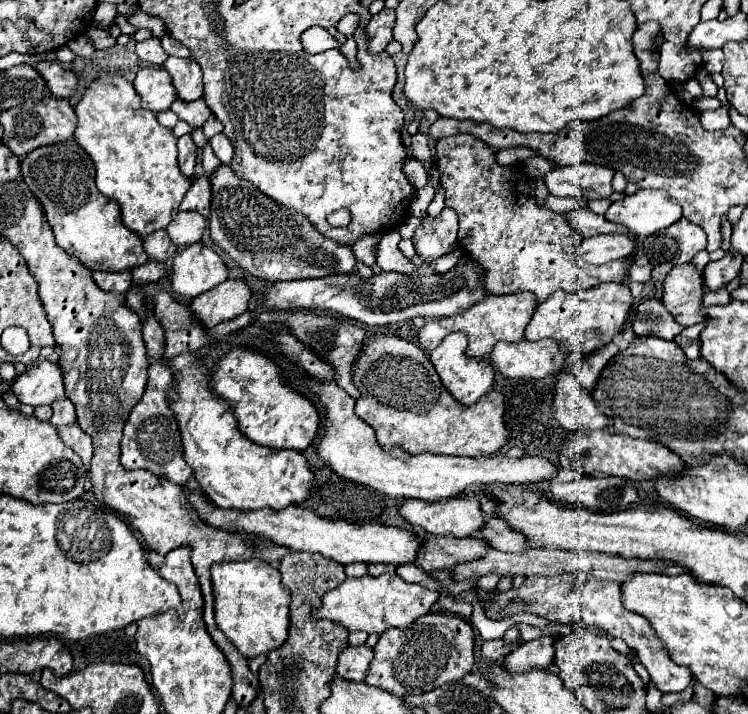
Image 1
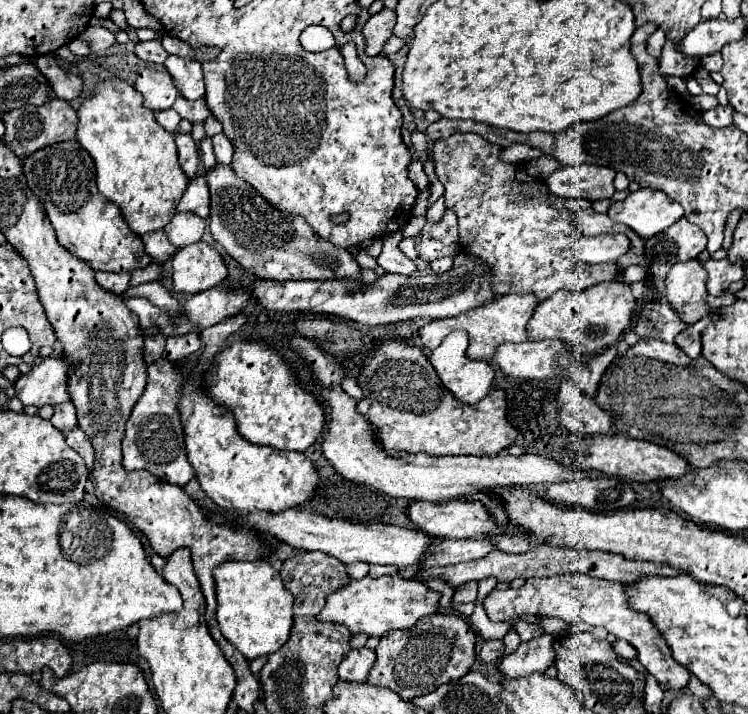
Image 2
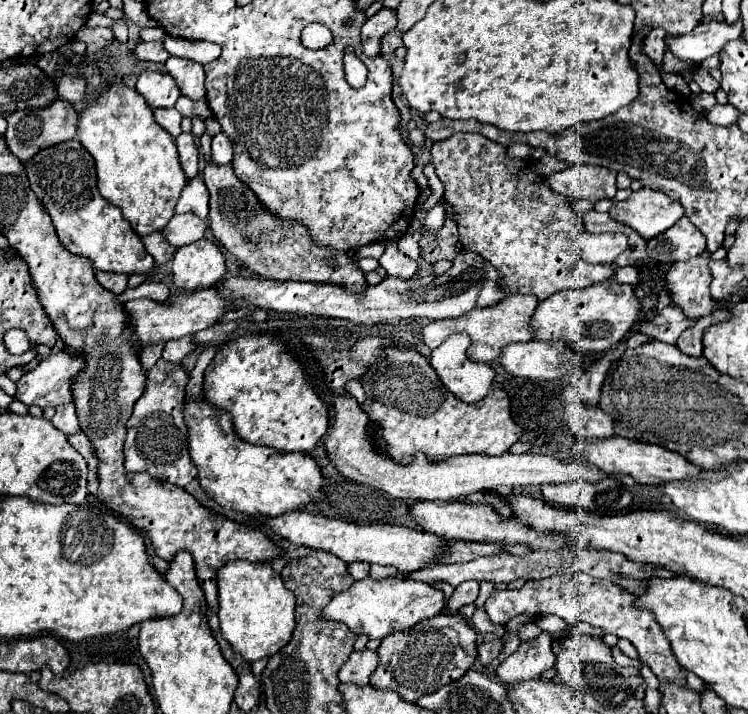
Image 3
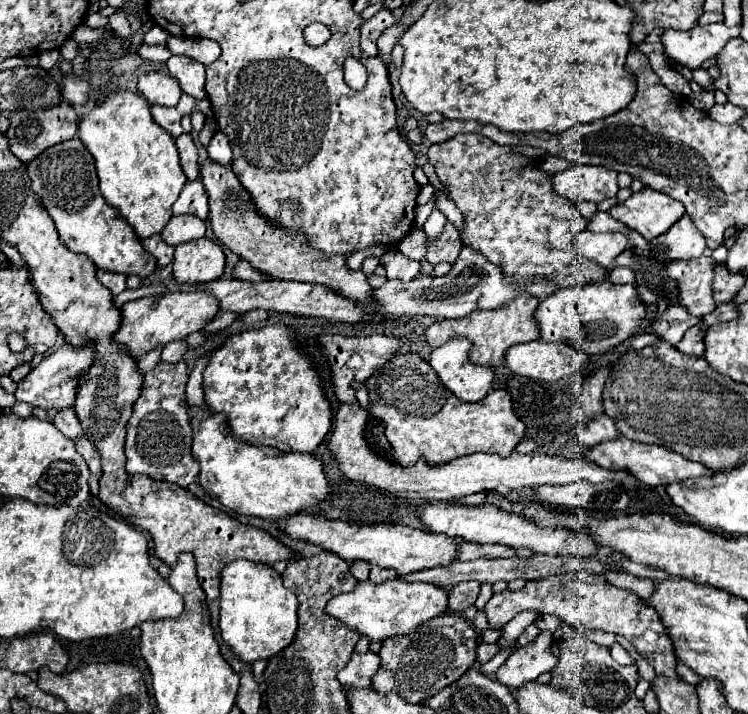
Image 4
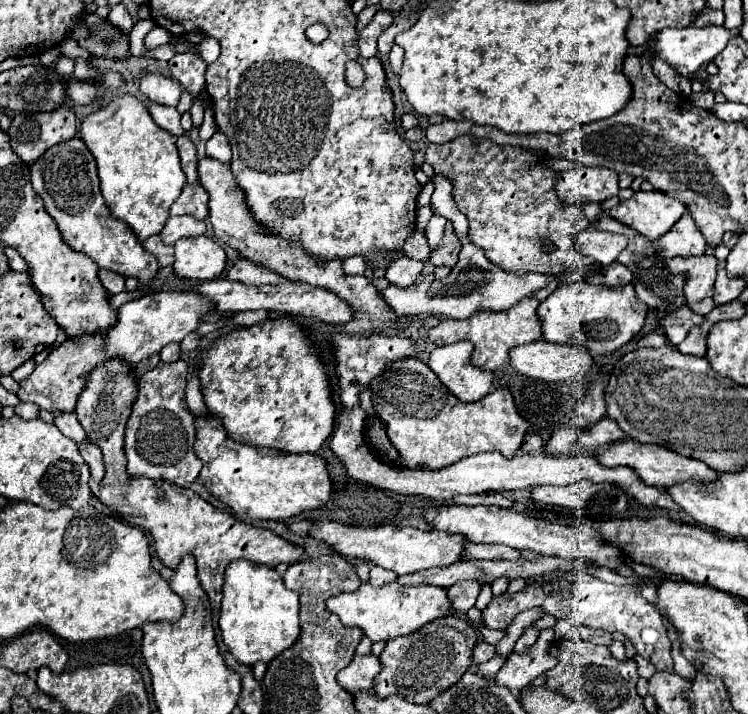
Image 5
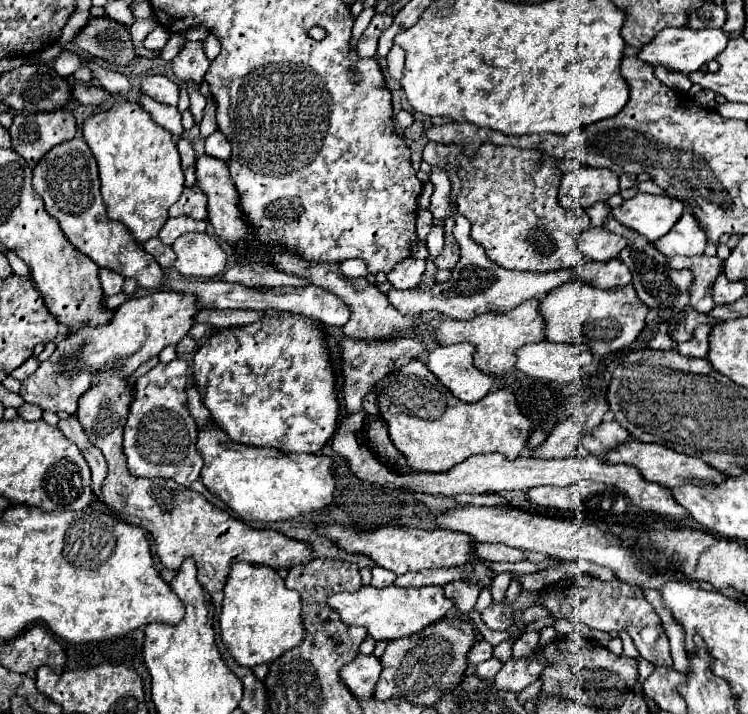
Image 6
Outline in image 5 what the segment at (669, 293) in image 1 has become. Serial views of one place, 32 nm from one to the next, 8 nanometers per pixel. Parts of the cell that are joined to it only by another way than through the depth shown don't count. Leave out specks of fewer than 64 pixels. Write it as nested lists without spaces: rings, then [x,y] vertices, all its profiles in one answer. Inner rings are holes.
[[[692,256],[692,258],[670,258],[670,272],[686,272],[690,282],[686,282],[686,300],[688,308],[696,314],[706,316],[716,304],[712,300],[712,286],[720,262],[714,256]]]

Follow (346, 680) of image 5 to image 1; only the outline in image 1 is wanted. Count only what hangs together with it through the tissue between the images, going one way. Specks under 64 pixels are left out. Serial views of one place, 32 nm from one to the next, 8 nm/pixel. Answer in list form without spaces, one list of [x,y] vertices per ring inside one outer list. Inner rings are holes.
[[[348,646],[346,652],[342,652],[338,660],[338,676],[352,682],[364,682],[366,672],[370,668],[370,662],[374,658],[374,652],[368,646]]]

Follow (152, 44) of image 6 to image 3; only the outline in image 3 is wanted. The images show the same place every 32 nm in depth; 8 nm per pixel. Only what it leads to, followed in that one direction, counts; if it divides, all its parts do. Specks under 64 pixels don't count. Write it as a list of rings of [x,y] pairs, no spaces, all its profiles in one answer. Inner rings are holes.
[[[161,27],[155,28],[143,28],[139,32],[139,37],[142,41],[163,41],[166,36],[166,32]]]

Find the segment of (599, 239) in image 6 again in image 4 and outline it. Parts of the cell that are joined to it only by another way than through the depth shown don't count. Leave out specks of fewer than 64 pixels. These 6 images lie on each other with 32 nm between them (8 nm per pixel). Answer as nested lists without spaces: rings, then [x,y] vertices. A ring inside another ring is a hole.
[[[584,230],[576,236],[574,248],[580,256],[610,268],[616,262],[616,256],[626,248],[628,238],[624,234],[600,234],[592,230]]]

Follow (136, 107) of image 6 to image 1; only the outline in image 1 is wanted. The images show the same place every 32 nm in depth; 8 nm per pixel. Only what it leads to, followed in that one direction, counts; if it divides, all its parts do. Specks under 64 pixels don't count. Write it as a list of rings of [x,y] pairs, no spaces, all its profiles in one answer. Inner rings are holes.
[[[108,74],[94,80],[86,88],[82,100],[74,110],[78,116],[78,128],[74,132],[74,138],[90,154],[96,166],[98,190],[110,200],[116,200],[120,204],[122,222],[138,236],[146,236],[148,232],[166,228],[166,224],[170,224],[172,220],[174,210],[178,212],[178,204],[182,202],[182,196],[190,188],[190,178],[186,178],[178,168],[177,138],[174,138],[174,134],[162,128],[150,110],[144,110],[140,106],[138,92],[120,74]]]

